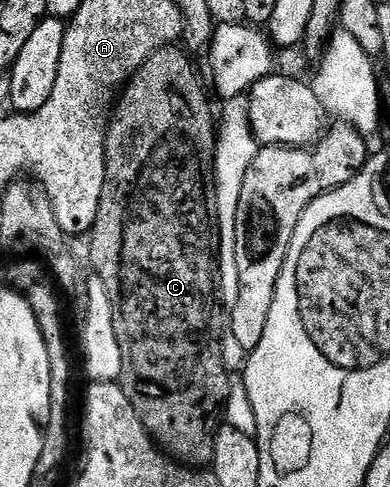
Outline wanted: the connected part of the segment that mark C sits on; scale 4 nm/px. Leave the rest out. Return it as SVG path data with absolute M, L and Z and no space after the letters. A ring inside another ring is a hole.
M177 44L165 45L146 60L144 67L140 67L140 71L136 71L121 90L106 129L106 182L100 195L100 207L96 211L96 223L90 228L88 240L93 272L104 283L104 287L108 287L110 302L114 305L116 339L119 340L120 354L123 355L120 384L128 403L132 403L136 415L151 437L173 460L186 467L206 467L214 460L214 434L220 428L220 418L230 394L232 373L226 370L229 369L228 362L222 356L221 341L228 329L224 289L234 285L234 268L227 238L225 241L222 237L217 199L214 197L214 148L218 146L216 109L210 106L189 56L191 54Z

